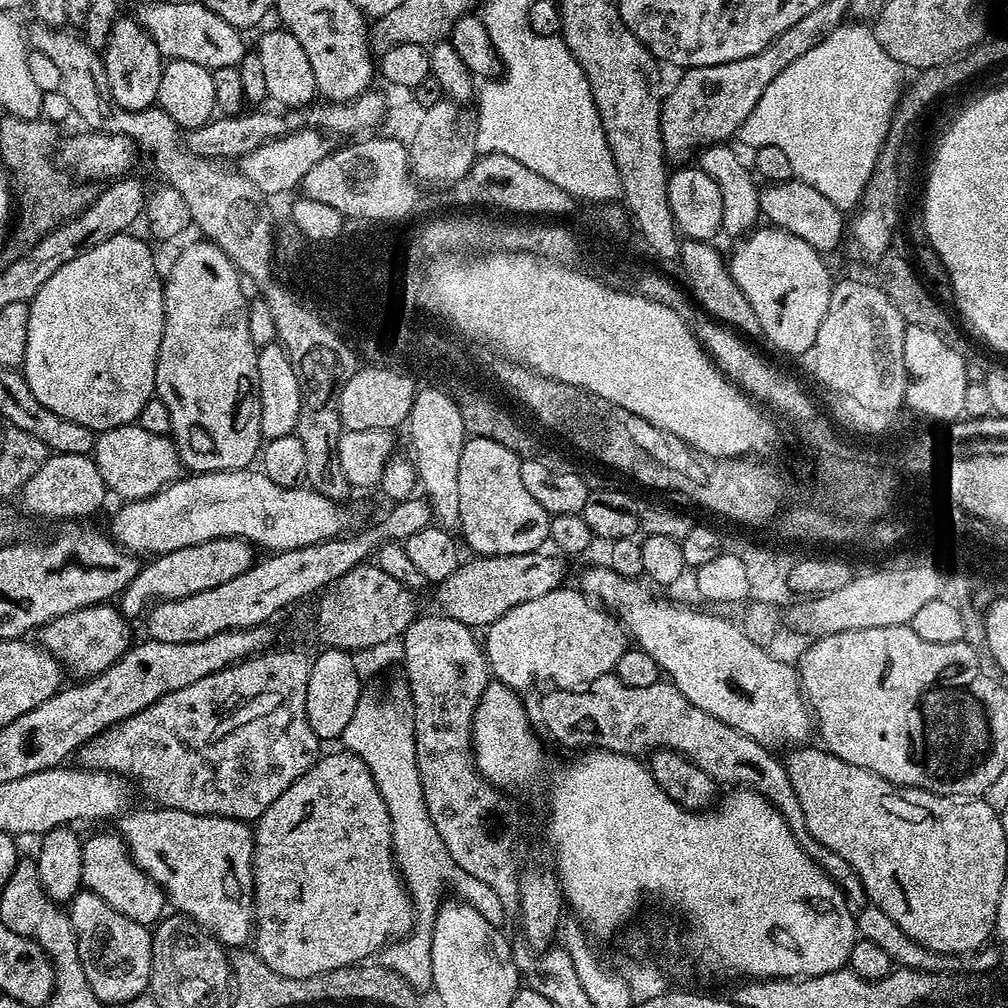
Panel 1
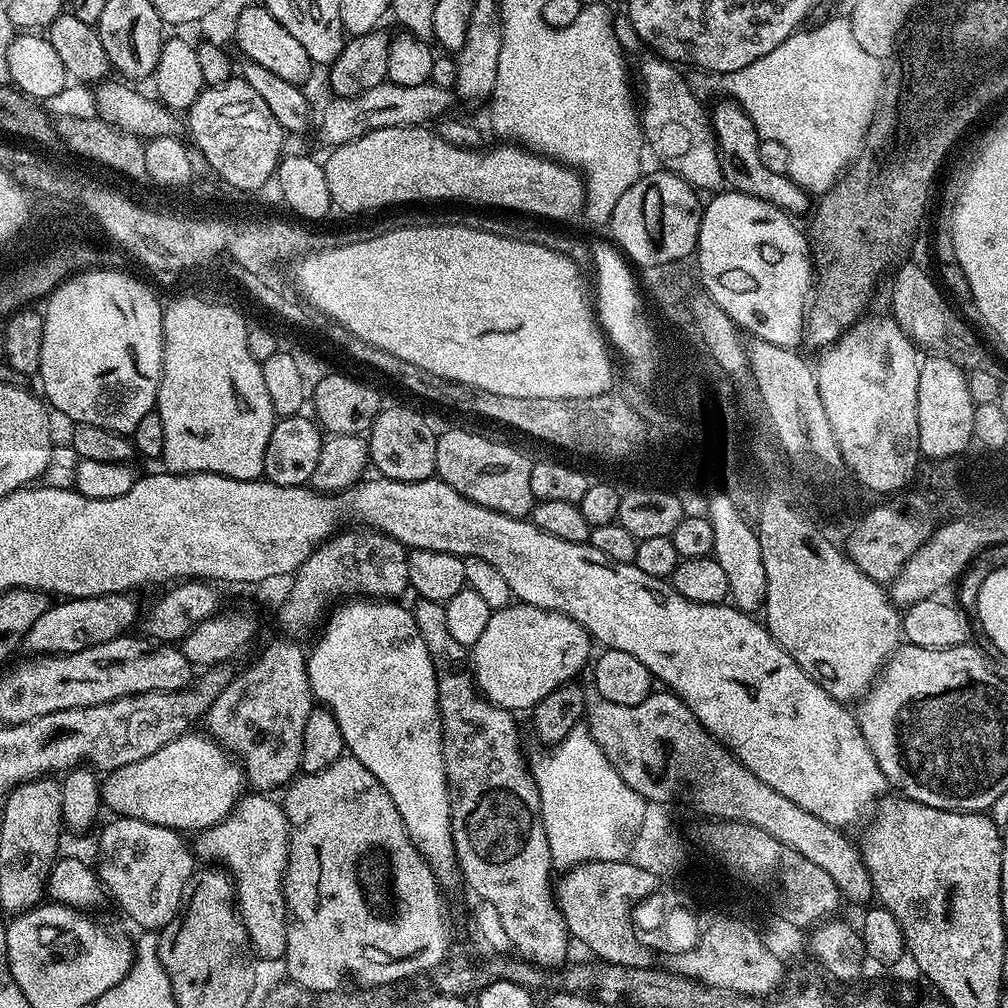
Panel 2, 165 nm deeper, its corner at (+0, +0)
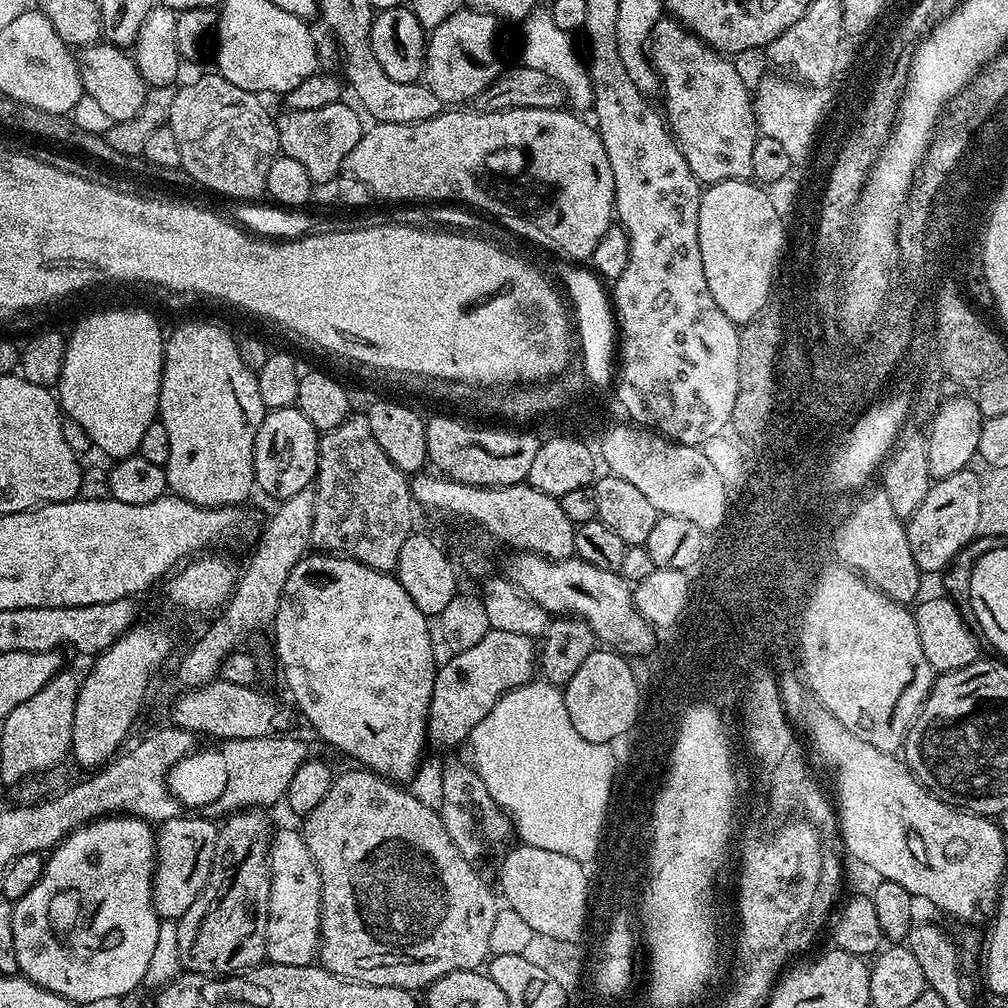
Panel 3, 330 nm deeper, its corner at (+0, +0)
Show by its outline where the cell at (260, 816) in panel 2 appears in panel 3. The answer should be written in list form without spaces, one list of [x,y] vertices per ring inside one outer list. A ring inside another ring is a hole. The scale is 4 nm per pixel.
[[[292,828],[275,833],[268,845],[270,902],[264,927],[264,950],[267,959],[282,966],[306,966],[317,959],[320,947],[320,911],[322,884],[314,858],[303,835]]]

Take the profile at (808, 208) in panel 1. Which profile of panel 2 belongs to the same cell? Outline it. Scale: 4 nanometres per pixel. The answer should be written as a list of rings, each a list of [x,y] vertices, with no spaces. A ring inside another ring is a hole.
[[[724,98],[725,100],[717,106],[716,109],[711,109],[710,121],[712,123],[712,132],[716,135],[716,149],[720,155],[720,165],[724,171],[725,185],[731,191],[741,192],[747,196],[758,198],[762,202],[770,202],[775,208],[781,208],[783,212],[789,214],[797,214],[796,212],[809,211],[808,200],[810,200],[809,193],[793,182],[791,176],[787,174],[774,174],[774,170],[766,170],[766,166],[762,166],[762,162],[758,158],[758,146],[760,145],[760,137],[756,134],[756,127],[754,122],[750,122],[750,118],[740,108],[740,105],[731,98]]]

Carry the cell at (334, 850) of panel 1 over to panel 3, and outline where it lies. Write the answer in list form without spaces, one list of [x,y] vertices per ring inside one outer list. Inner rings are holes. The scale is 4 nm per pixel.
[[[356,770],[360,772],[344,772],[335,777],[330,786],[330,790],[326,790],[326,798],[322,798],[322,802],[318,802],[318,806],[314,806],[314,810],[309,814],[309,816],[303,817],[302,824],[302,835],[306,846],[310,850],[310,854],[314,858],[316,863],[316,869],[320,875],[320,882],[322,884],[322,910],[320,911],[320,947],[318,949],[318,960],[319,963],[327,970],[327,972],[332,972],[335,976],[340,977],[341,980],[353,980],[359,984],[369,984],[370,986],[390,986],[391,988],[407,988],[409,990],[420,990],[427,989],[428,985],[433,984],[438,978],[442,978],[446,974],[451,972],[466,972],[469,970],[476,970],[481,967],[489,959],[490,953],[488,947],[490,946],[490,930],[494,930],[494,918],[498,911],[498,900],[492,897],[492,892],[488,889],[488,884],[479,876],[478,873],[472,869],[474,866],[473,861],[468,859],[459,852],[458,846],[451,841],[450,836],[446,832],[446,827],[443,825],[443,820],[440,818],[439,811],[435,807],[432,808],[424,800],[419,800],[416,796],[411,796],[407,792],[407,787],[401,786],[399,783],[386,780],[382,776],[376,775],[374,772],[367,770]]]

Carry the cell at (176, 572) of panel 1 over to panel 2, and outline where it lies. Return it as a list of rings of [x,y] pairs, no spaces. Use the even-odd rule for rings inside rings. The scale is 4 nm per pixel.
[[[111,592],[105,596],[61,599],[48,607],[42,618],[34,622],[34,626],[30,626],[22,641],[23,647],[28,647],[32,654],[65,656],[78,650],[86,650],[90,646],[102,646],[102,642],[110,642],[125,635],[135,620],[137,623],[142,608],[136,605],[134,597],[135,595],[127,592]]]

